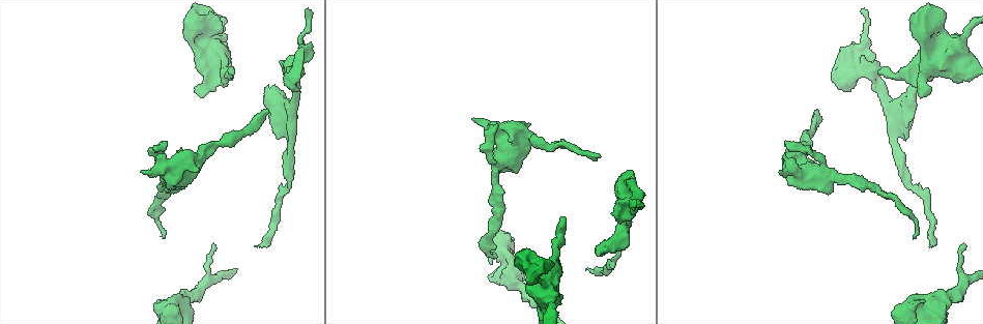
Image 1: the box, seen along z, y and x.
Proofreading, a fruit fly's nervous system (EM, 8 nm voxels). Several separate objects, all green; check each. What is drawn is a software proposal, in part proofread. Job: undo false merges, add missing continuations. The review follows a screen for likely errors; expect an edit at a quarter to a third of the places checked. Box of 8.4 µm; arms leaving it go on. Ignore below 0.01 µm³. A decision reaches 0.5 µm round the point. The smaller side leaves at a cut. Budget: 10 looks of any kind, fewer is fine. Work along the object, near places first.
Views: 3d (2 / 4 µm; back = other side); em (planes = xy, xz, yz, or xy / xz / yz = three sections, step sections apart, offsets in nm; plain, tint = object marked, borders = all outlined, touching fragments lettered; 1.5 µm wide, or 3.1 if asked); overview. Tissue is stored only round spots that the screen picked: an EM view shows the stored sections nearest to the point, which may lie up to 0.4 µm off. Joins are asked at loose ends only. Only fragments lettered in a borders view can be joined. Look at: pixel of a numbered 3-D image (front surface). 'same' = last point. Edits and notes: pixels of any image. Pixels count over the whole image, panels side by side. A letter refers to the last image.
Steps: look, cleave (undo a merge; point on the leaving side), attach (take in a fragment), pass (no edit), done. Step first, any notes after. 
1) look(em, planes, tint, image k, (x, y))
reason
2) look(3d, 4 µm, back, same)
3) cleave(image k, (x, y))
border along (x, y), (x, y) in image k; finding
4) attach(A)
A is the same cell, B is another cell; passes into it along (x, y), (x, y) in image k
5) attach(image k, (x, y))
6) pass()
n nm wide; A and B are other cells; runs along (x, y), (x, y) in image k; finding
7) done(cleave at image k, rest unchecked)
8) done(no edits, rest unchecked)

look(em, planes, borders, image 1, (867, 70))
calibre changes

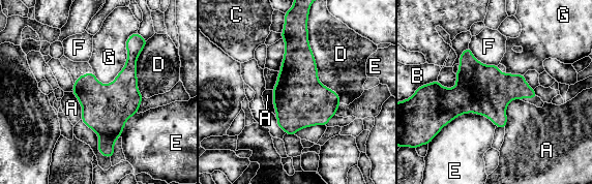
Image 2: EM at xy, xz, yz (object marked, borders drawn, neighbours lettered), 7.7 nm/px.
pass()
280 nm wide; A, B, C, D, E, F and G are other cells; border along (496, 125), (463, 113), (430, 142) in image 2; all the same neuron

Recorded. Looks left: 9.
look(em, planes, tint, image 1, (550, 298))
thick turns thin

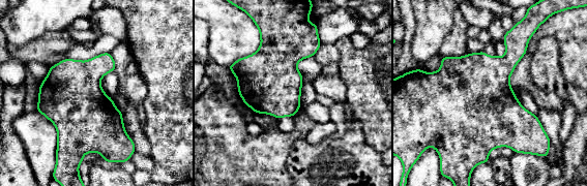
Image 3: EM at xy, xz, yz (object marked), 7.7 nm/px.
look(em, planes, borders, same)
see the neighbours

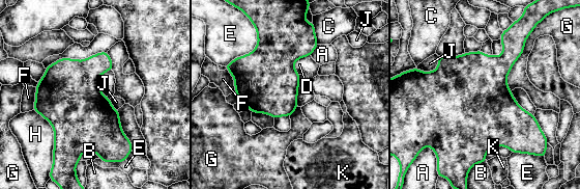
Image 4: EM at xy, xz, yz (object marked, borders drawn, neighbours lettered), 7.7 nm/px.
pass()
400 nm wide; A, B, C, D, E, F, G, H, J and K are other cells; border along (257, 31), (256, 47), (225, 66) in image 4; one neuron here

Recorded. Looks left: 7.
look(3d, 2 µm, image 1, (164, 237))
end of a long branch

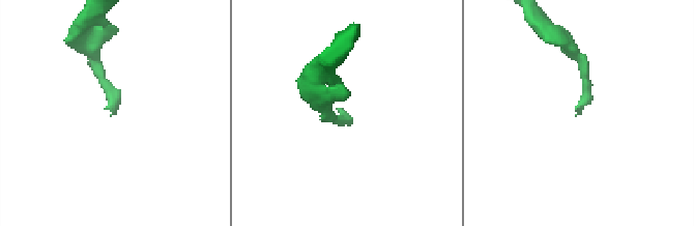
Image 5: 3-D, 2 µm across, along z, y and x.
look(em, planes, borders, image 5, (113, 110))

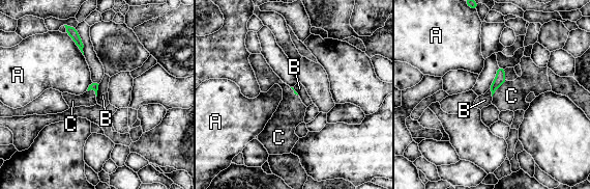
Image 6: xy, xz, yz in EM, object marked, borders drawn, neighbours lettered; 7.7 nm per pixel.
attach(C)
A touches over 220 nm; C is the same cell, A and B are other cells; it goes on there

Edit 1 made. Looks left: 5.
look(overview)

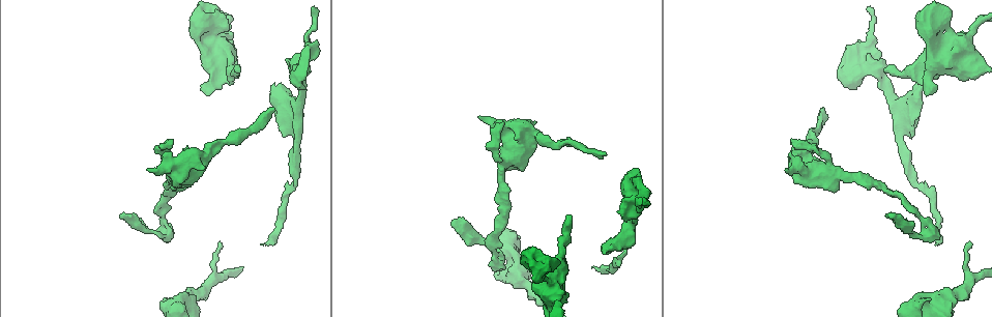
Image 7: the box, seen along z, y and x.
look(3d, 4 µm, image 7, (935, 243))
branch stops here

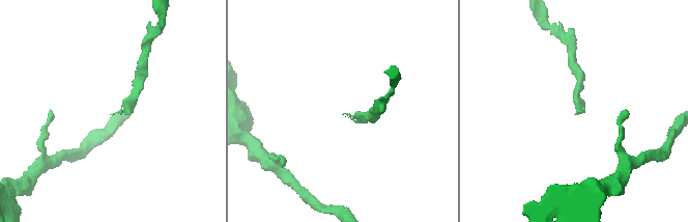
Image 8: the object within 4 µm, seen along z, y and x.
look(em, planes, borders, image 8, (578, 112))
shape alone is not enough

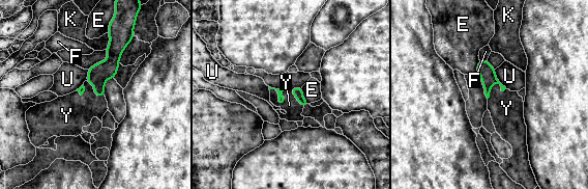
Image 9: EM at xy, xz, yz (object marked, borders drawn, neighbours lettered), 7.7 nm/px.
attach(Y)
Y is the same cell, E, F, K and U are other cells; it goes on there

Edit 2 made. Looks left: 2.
done(attach at image 6, attach at image 9, rest unchecked)

